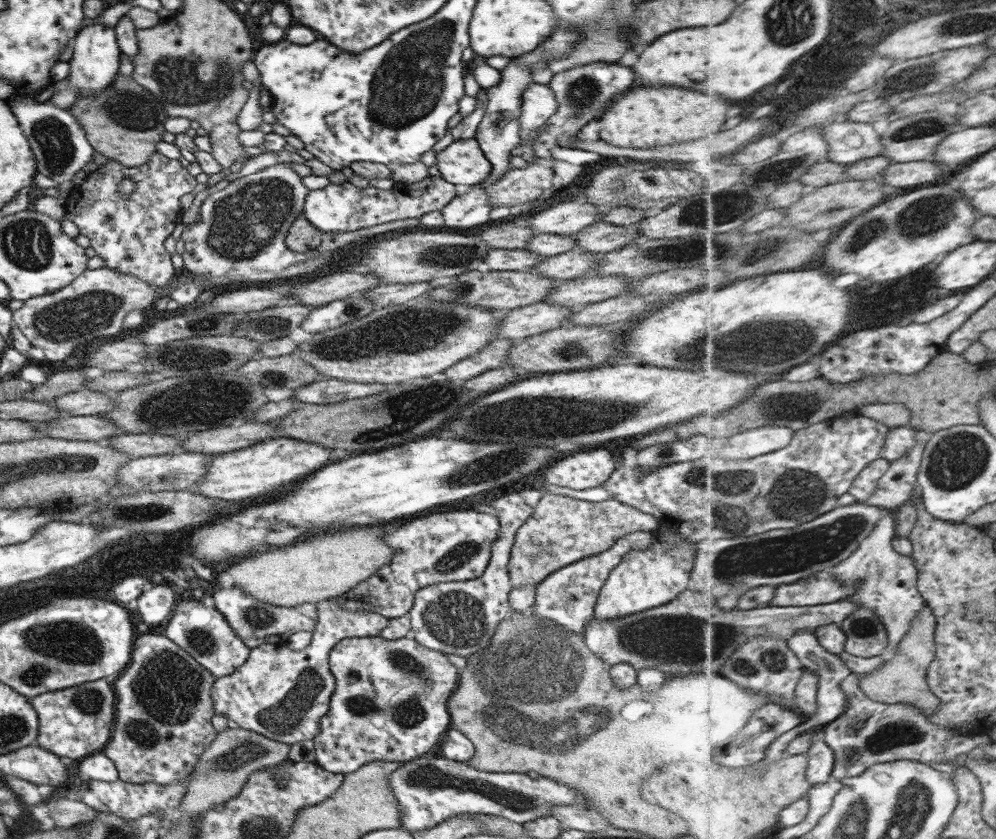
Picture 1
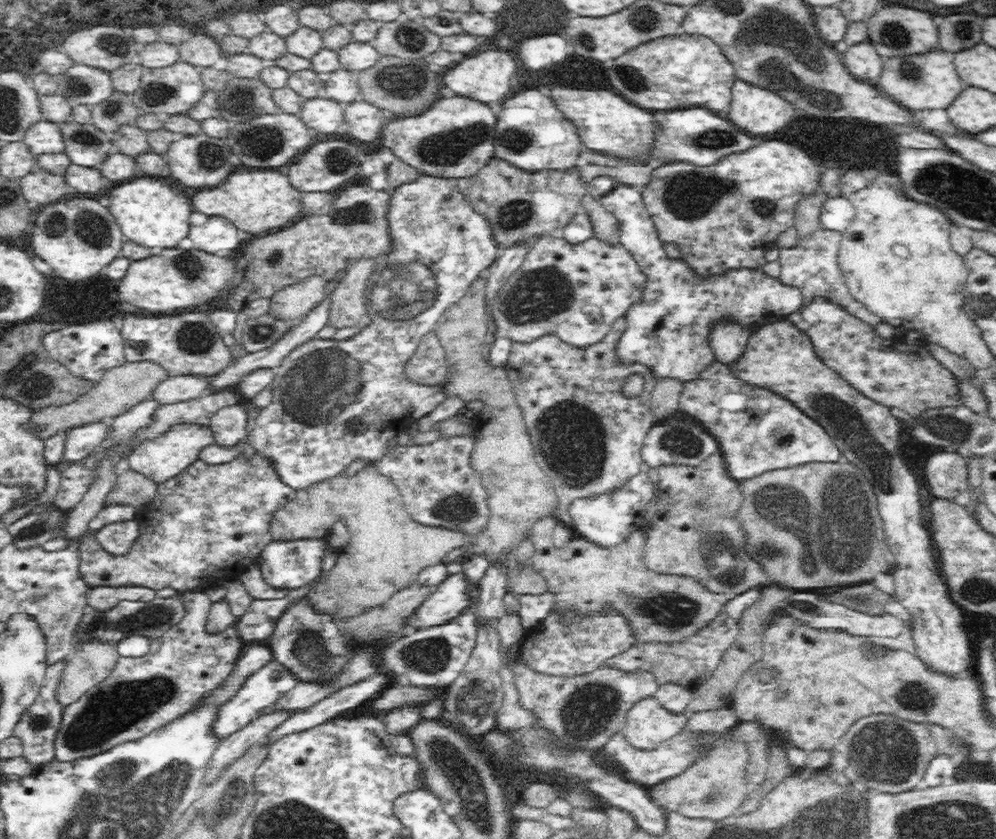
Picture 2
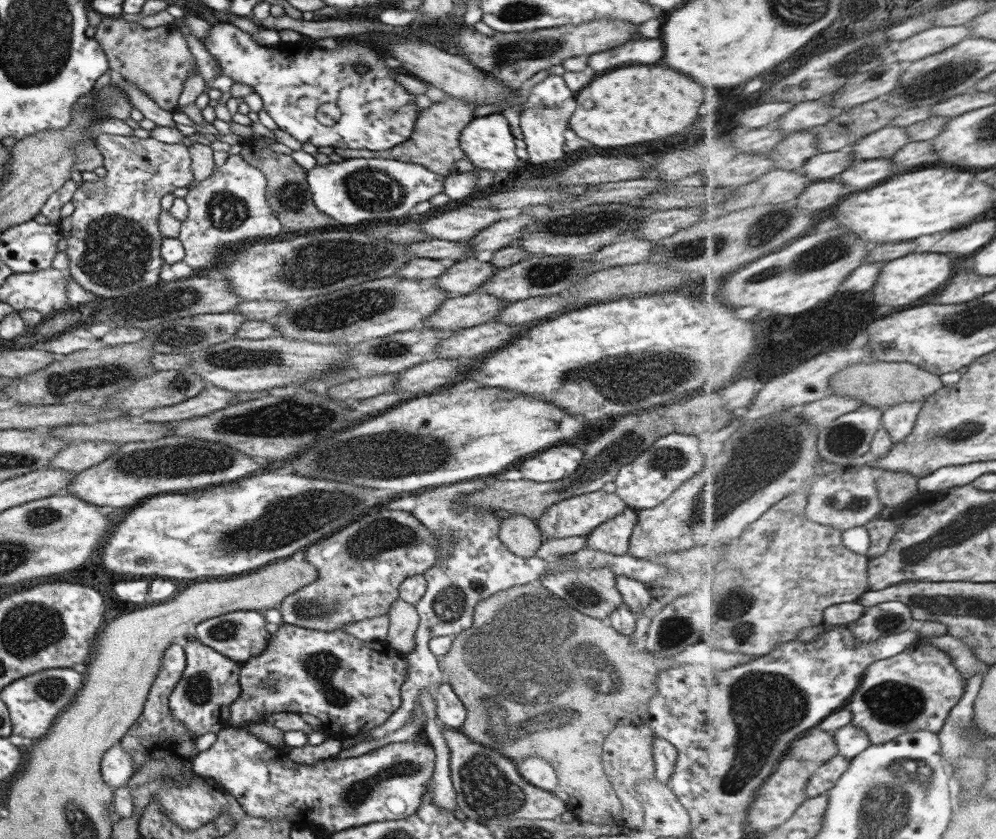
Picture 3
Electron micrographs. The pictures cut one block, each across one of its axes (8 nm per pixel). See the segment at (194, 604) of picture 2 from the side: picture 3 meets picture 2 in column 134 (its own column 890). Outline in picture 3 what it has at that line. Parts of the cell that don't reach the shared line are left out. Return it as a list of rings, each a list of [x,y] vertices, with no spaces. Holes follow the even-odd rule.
[[[919,642],[897,656],[871,664],[847,707],[830,714],[819,727],[835,733],[852,722],[866,730],[873,745],[885,744],[901,734],[921,729],[939,734],[963,694],[964,676],[953,657],[938,646]]]

